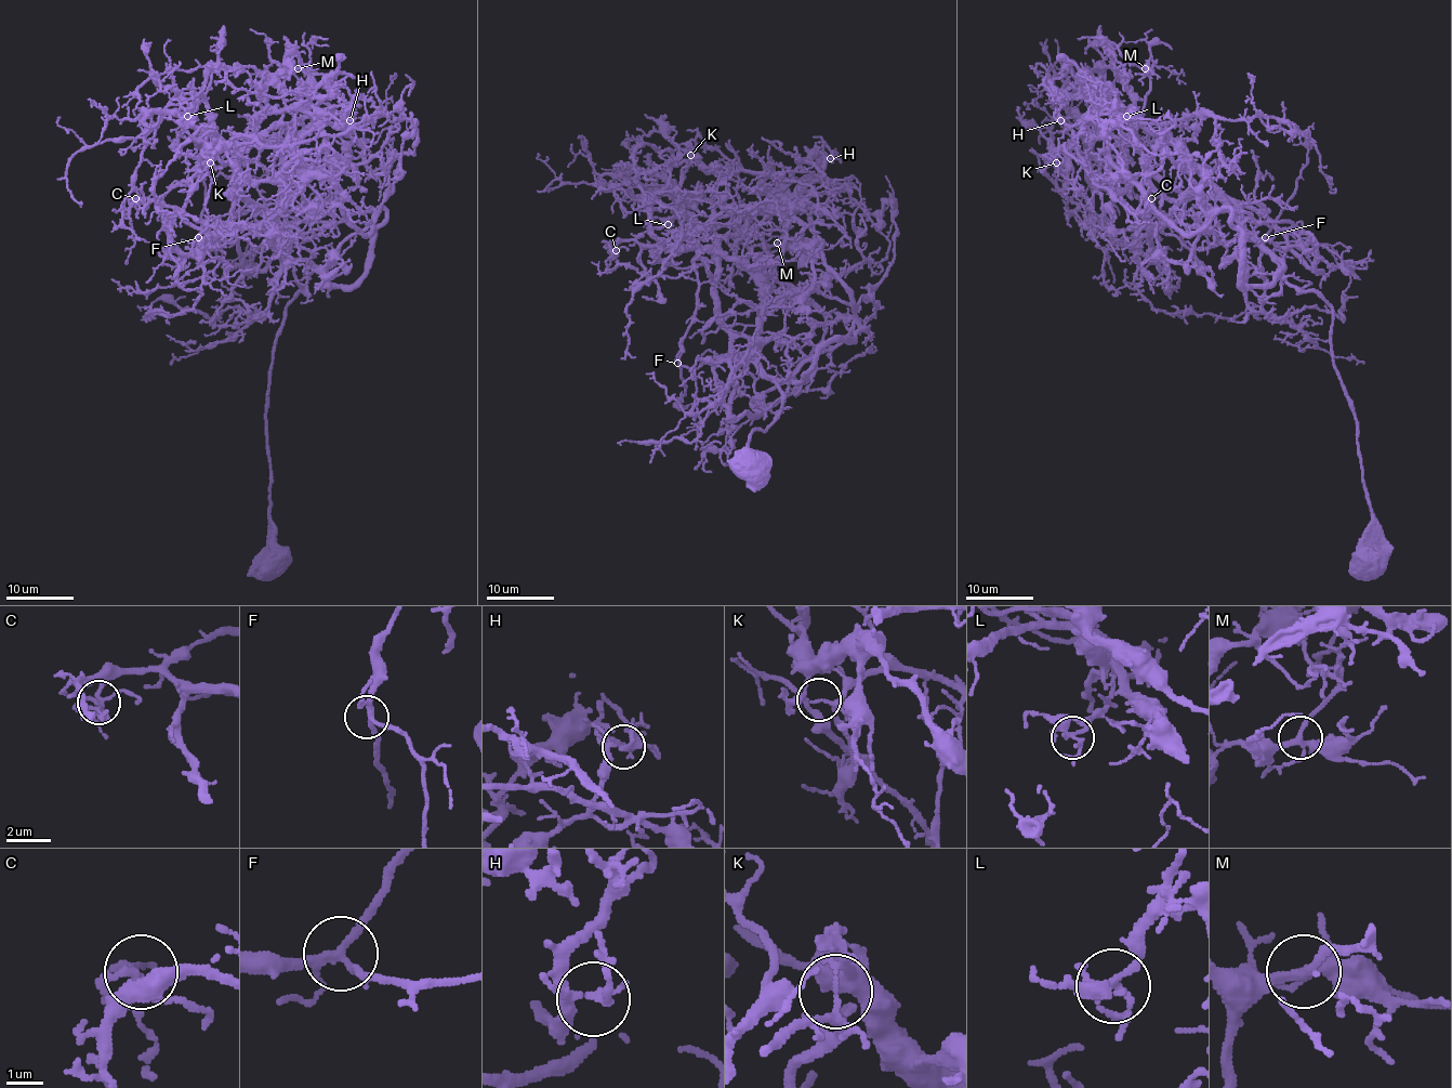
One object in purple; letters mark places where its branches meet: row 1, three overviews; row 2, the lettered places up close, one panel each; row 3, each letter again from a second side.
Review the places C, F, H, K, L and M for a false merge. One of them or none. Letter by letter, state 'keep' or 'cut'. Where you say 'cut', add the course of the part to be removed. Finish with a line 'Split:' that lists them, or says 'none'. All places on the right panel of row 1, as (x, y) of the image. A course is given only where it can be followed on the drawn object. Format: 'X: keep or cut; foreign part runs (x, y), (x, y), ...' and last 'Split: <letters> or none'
C: keep
F: keep
H: keep
K: cut; foreign part runs (1057, 162), (1127, 143), (1319, 270), (1292, 222), (1208, 212), (1182, 153), (1106, 129), (1127, 180)
L: keep
M: keep
Split: K

